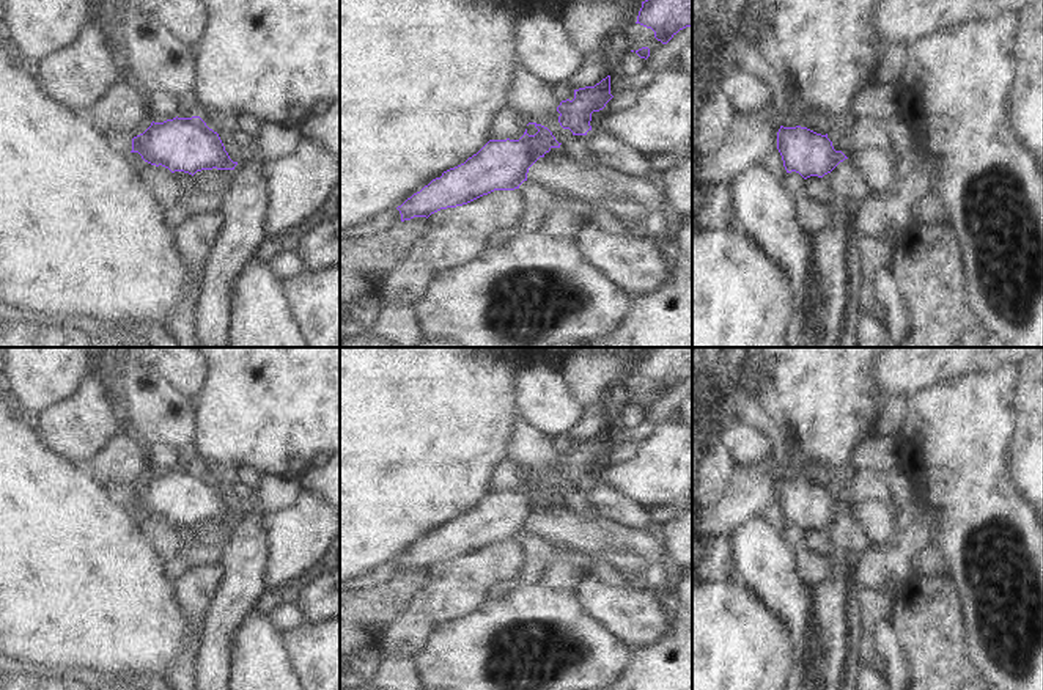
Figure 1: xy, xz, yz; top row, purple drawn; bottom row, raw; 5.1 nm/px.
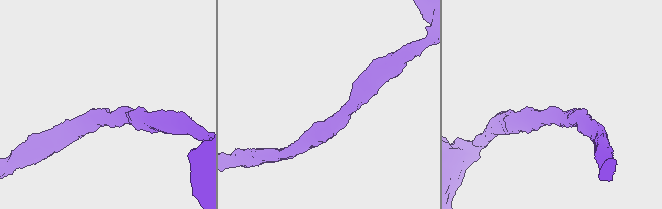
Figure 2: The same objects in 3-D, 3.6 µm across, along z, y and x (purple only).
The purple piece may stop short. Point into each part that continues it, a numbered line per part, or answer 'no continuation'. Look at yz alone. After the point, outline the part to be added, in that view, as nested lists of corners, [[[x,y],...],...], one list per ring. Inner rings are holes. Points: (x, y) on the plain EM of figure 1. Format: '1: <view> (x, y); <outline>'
no continuation

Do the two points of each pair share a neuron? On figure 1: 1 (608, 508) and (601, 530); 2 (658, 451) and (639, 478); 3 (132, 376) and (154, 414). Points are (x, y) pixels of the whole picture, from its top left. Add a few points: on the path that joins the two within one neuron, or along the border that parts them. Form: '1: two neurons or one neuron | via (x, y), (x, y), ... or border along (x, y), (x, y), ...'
1: two neurons | border along (598, 513), (603, 517), (639, 530)
2: one neuron | via (658, 458), (645, 472)
3: one neuron | via (137, 385), (154, 404)

